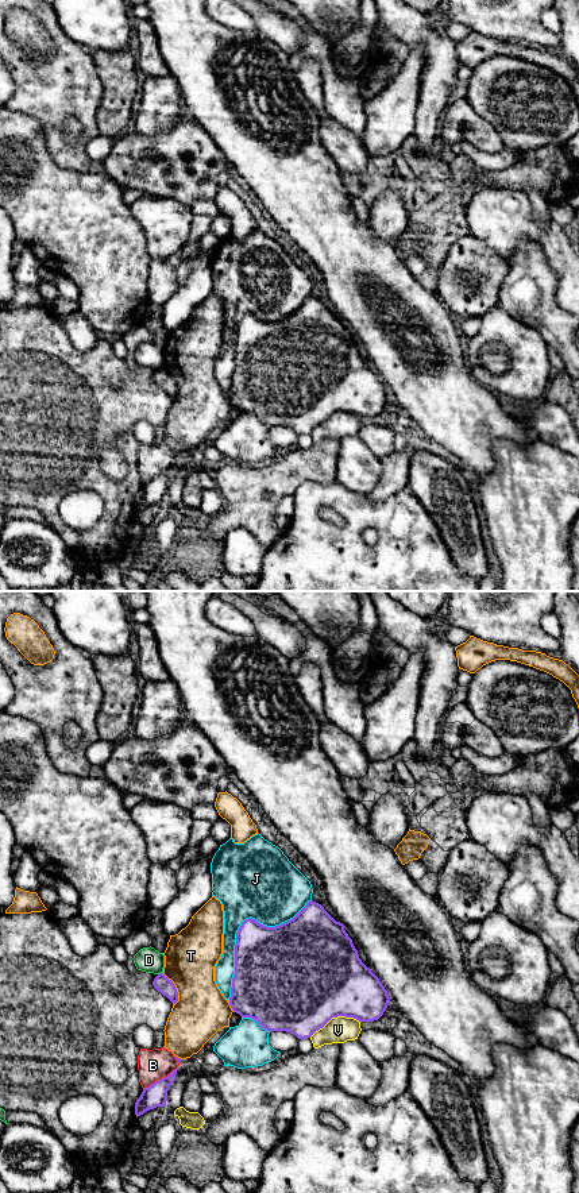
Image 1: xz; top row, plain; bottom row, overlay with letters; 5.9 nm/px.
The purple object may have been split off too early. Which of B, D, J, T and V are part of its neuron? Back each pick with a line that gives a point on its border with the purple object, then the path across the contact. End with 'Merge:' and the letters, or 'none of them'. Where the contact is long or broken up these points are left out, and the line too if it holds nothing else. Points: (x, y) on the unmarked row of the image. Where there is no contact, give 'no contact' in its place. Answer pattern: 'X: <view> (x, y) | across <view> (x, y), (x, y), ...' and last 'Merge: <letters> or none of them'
Merge: none of them

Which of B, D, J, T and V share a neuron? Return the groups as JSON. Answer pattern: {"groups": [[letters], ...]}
{"groups": [["B", "T"], ["D"], ["J"], ["V"]]}

